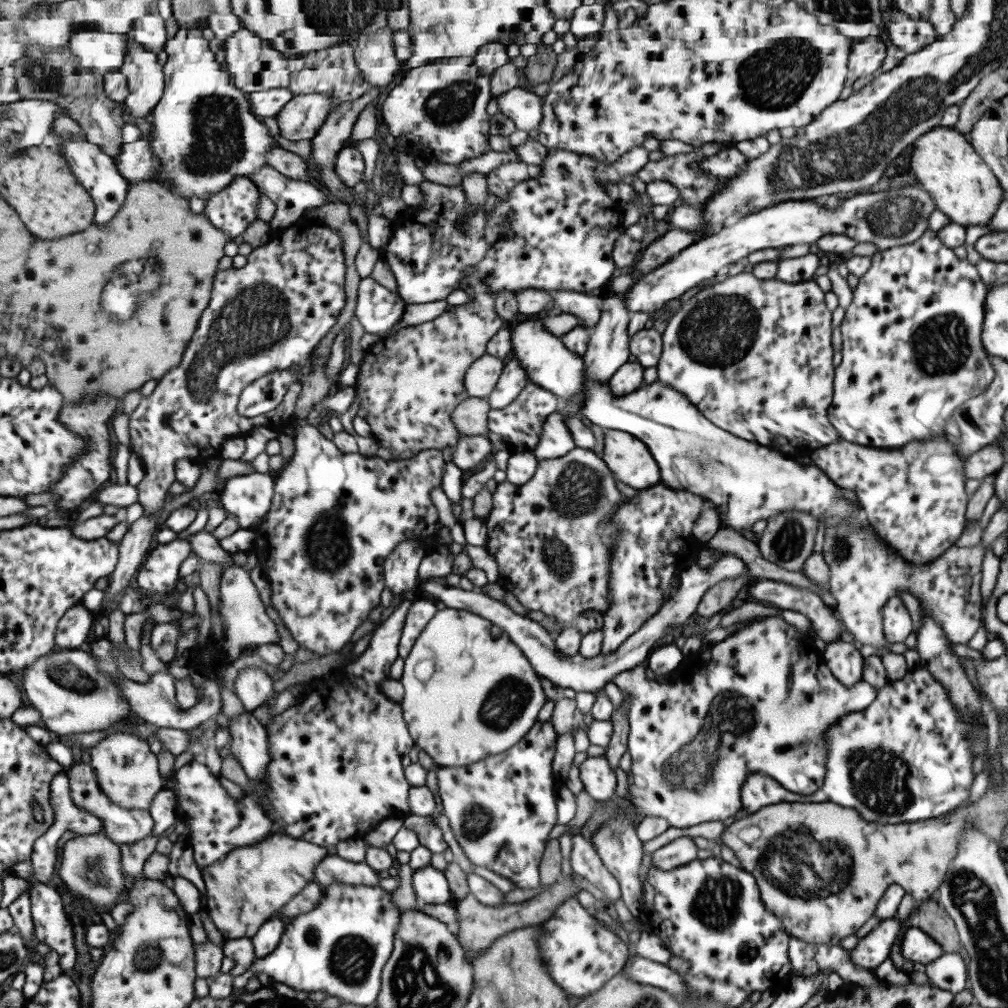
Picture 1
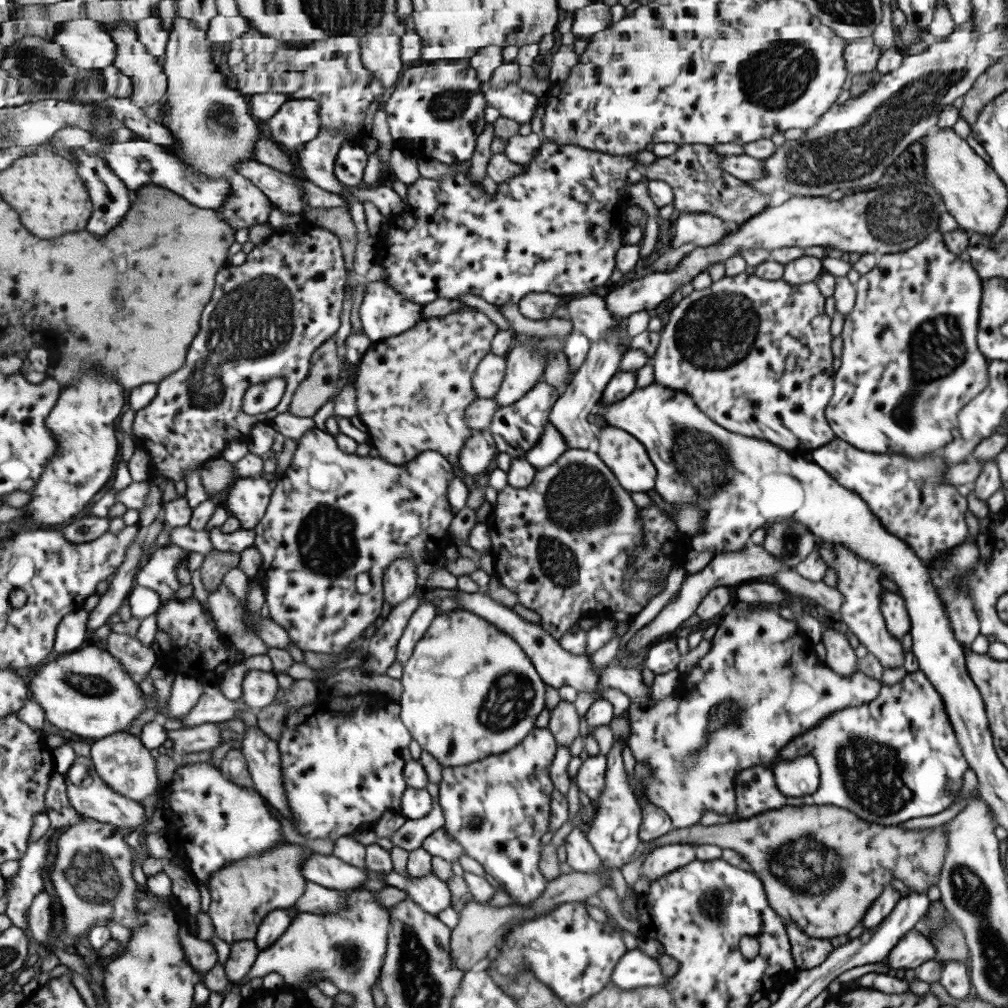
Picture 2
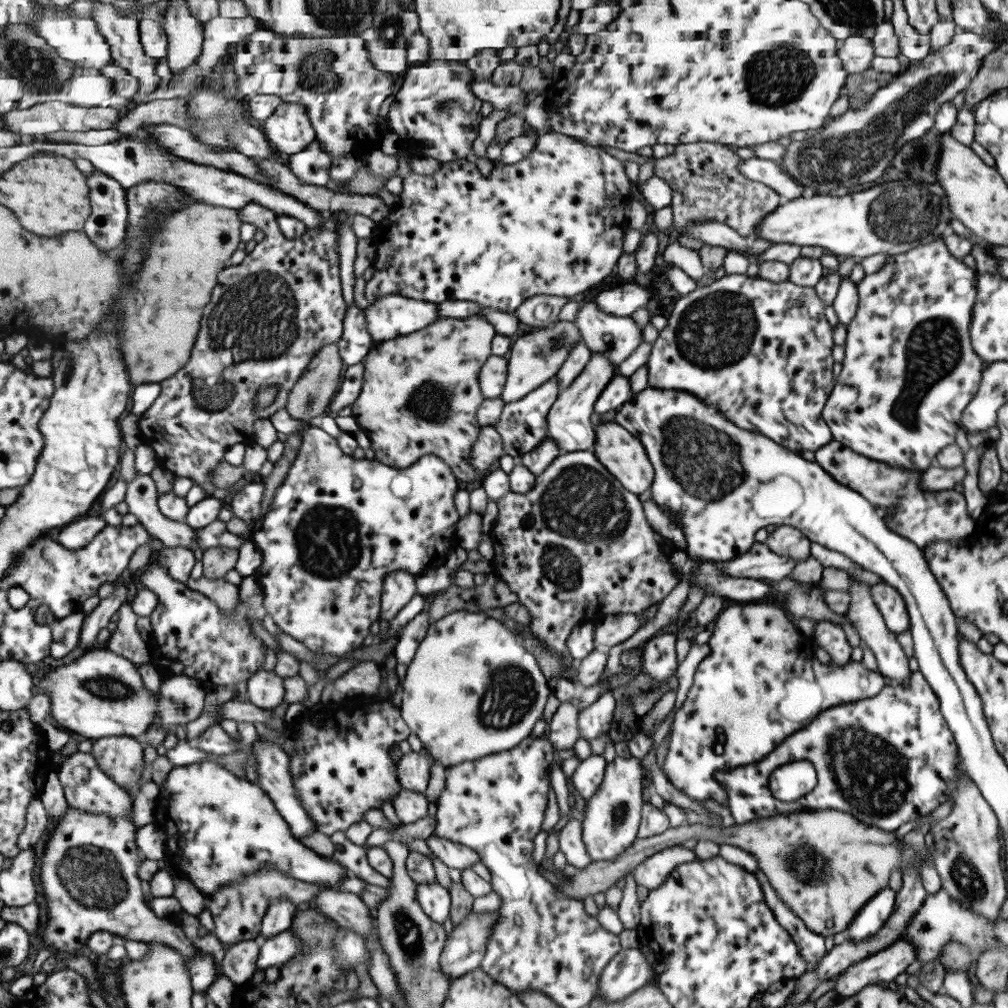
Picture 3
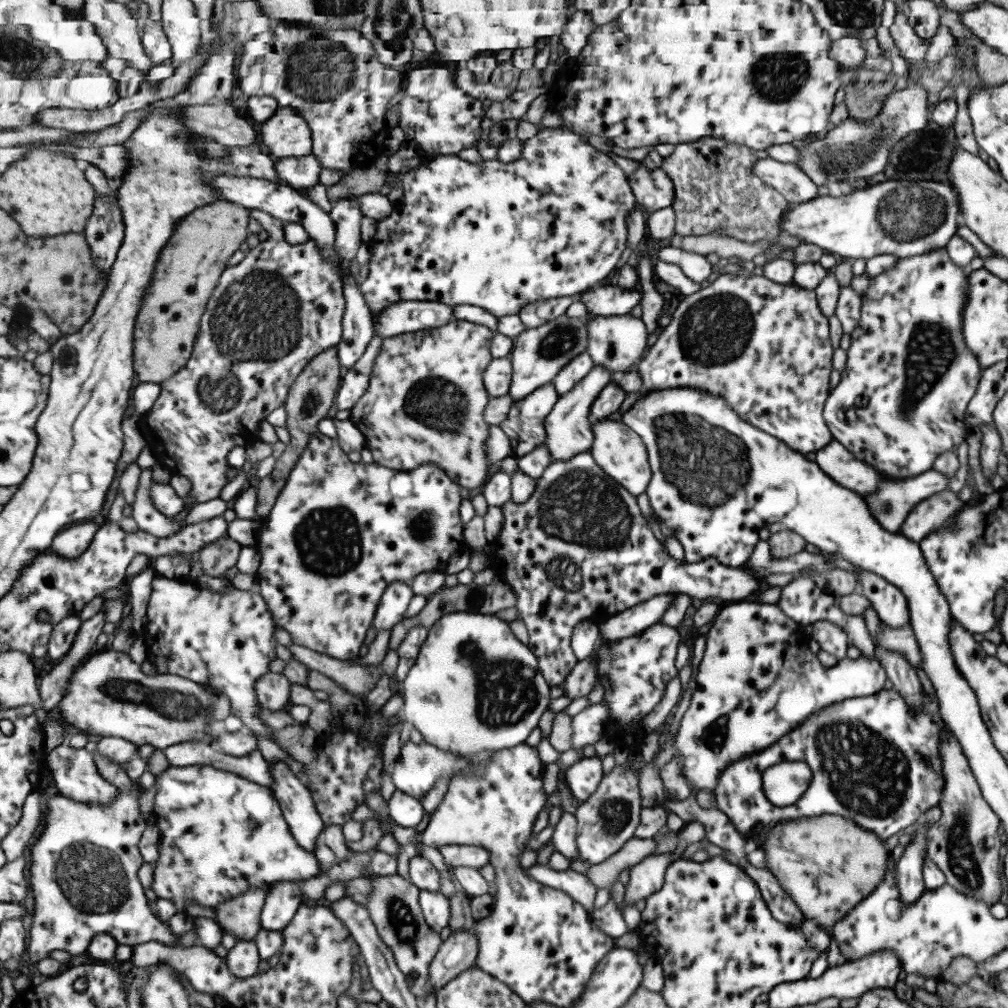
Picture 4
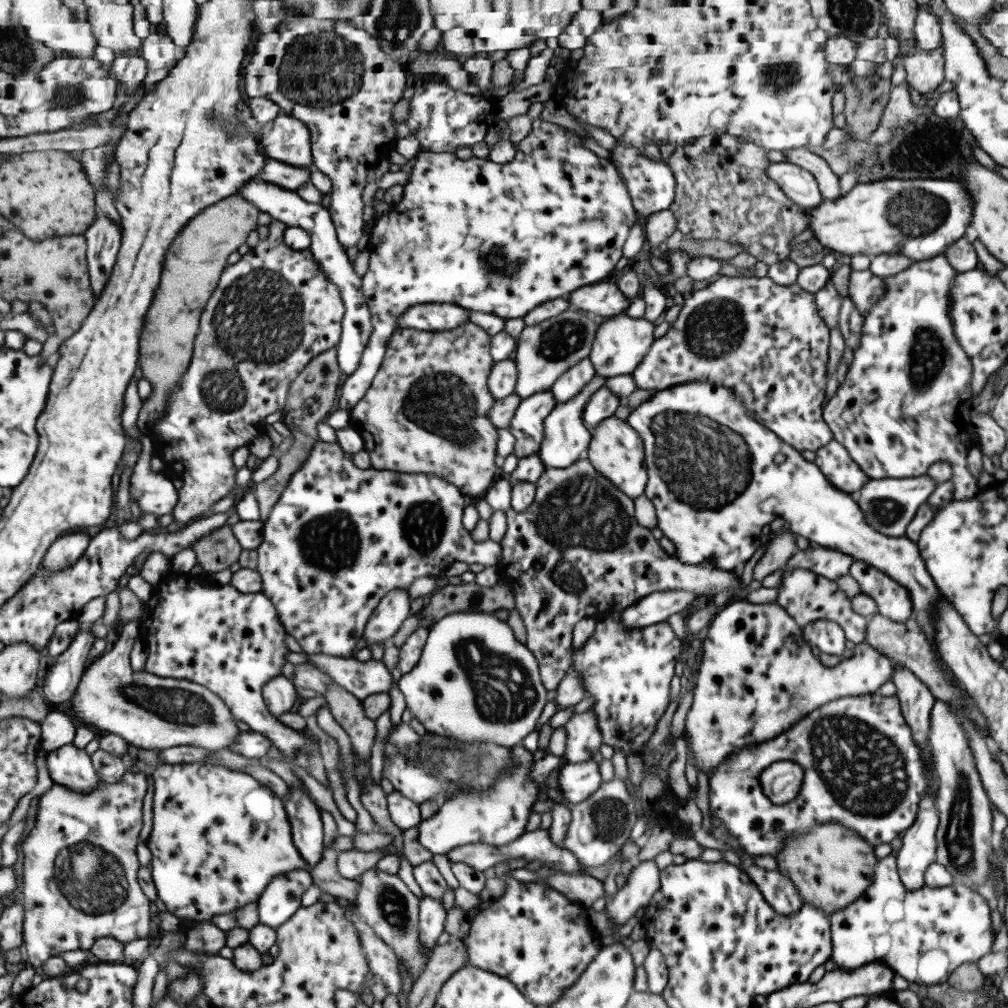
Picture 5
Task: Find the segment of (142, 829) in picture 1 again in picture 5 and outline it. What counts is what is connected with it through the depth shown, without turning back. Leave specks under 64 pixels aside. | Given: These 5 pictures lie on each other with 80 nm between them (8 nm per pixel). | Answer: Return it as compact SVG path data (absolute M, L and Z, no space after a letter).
M73 743L47 752L46 762L53 782L73 792L94 792L102 784L91 754Z

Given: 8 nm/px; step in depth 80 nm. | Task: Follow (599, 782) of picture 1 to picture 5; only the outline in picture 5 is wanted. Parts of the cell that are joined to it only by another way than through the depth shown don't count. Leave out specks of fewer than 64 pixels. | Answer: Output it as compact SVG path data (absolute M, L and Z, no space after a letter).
M592 760L565 762L558 772L559 789L572 805L585 800L599 788L598 765Z

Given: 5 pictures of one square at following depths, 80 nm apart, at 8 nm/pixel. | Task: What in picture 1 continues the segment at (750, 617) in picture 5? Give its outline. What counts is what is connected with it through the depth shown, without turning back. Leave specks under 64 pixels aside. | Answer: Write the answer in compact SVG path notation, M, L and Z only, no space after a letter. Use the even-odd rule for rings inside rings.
M774 616L771 621L766 623L743 626L734 633L730 634L721 642L709 645L705 650L698 649L696 653L683 655L680 663L668 673L665 673L666 683L660 684L653 679L648 679L643 673L644 663L634 666L629 670L624 670L616 674L610 682L613 682L625 695L630 696L630 707L627 717L627 746L626 750L631 757L630 770L626 774L627 780L627 802L635 816L656 816L663 818L669 826L673 828L689 828L701 822L725 821L740 810L740 786L750 772L759 772L765 776L772 777L785 790L797 792L797 794L811 794L822 784L825 776L825 762L827 760L826 751L826 732L835 725L839 719L843 719L850 712L863 710L871 704L875 698L876 688L861 679L853 686L847 688L843 686L834 676L817 676L819 664L823 662L822 655L815 649L813 640L799 629L785 623L779 616ZM735 692L735 694L731 694ZM743 706L749 714L741 714ZM731 712L731 714L729 714ZM739 712L739 714L735 714ZM727 722L727 726L725 726Z

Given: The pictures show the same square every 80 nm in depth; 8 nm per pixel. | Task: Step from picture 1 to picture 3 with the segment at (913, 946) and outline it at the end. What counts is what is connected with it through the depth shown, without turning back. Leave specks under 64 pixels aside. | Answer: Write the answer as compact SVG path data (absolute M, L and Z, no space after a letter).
M897 940L875 955L871 955L863 961L859 961L845 969L845 971L828 978L835 980L833 990L838 998L849 998L857 994L859 990L881 980L884 983L894 980L897 974L905 972L910 964L915 962L915 948L907 940Z

